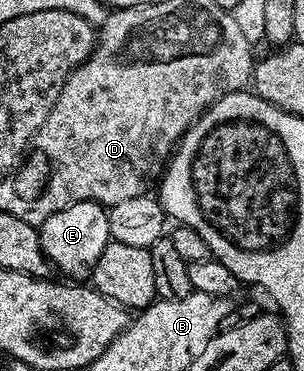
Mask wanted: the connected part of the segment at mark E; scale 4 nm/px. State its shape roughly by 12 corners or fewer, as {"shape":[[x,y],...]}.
{"shape":[[76,202],[40,225],[69,279],[93,273],[110,243],[109,211]]}

